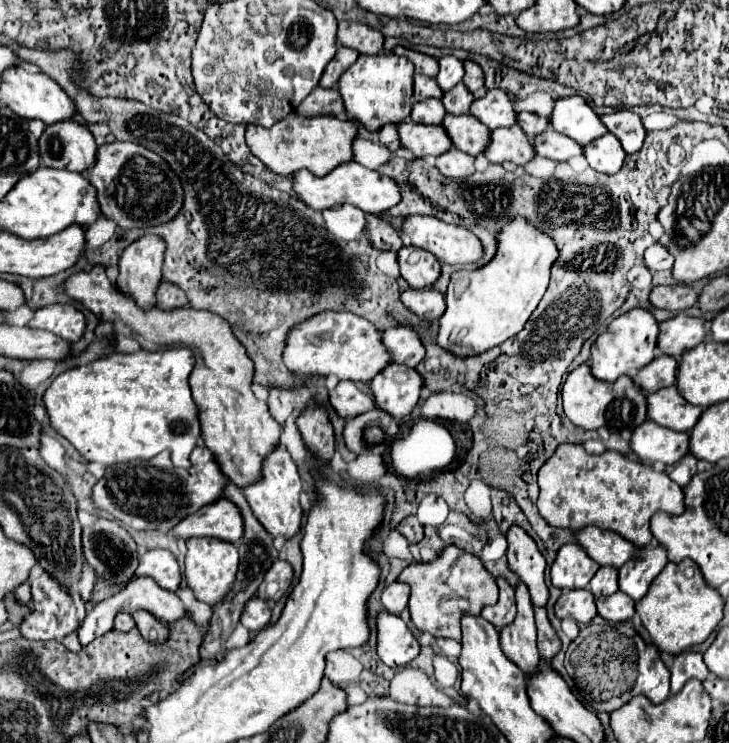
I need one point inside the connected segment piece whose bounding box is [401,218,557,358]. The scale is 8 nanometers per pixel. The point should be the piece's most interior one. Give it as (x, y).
(485, 307)

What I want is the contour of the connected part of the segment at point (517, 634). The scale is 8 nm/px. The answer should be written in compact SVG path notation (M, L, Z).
M517 582L517 614L515 620L501 630L501 648L507 658L513 660L525 674L537 670L539 652L537 652L537 632L533 620L533 604L529 602L529 590L523 582Z

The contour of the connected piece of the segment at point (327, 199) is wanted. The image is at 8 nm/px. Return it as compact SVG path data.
M355 160L337 166L333 172L329 172L327 176L321 176L321 178L311 174L309 170L299 170L297 174L291 176L291 182L293 182L293 192L311 210L325 210L325 208L339 206L339 204L353 204L367 214L381 214L401 200L399 188L389 176L383 176L375 170L369 170Z

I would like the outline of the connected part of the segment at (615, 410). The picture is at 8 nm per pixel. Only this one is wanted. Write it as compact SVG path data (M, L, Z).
M581 364L567 376L561 396L563 396L563 410L567 418L577 428L583 428L583 430L597 430L605 426L609 432L627 434L647 420L645 394L633 384L629 376L621 376L615 382L599 382L593 378L587 364Z

